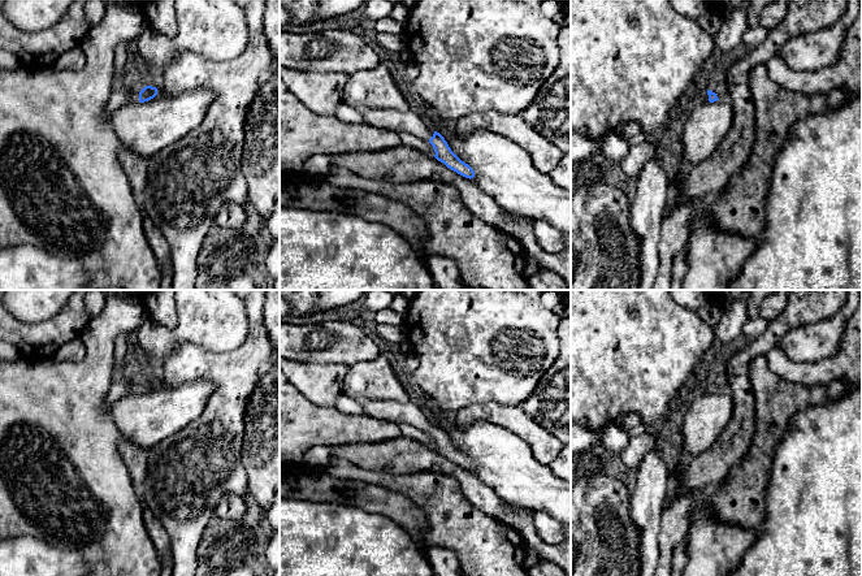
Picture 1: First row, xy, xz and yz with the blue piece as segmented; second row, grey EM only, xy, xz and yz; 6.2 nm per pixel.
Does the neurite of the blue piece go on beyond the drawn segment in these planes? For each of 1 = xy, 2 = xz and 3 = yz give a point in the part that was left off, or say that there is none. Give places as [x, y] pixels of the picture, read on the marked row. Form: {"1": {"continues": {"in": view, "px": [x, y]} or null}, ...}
{"1": {"continues": {"in": "xy", "px": [133, 98]}}, "2": {"continues": {"in": "xz", "px": [412, 121]}}, "3": {"continues": {"in": "yz", "px": [704, 95]}}}

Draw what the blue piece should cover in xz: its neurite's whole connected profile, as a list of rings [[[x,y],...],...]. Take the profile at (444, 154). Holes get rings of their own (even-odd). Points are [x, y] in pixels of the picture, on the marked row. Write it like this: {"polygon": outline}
{"polygon": [[[363,105],[358,107],[358,111],[367,125],[390,129],[397,133],[408,133],[428,140],[433,146],[434,157],[438,161],[465,178],[471,179],[475,177],[473,169],[451,151],[445,138],[432,127],[428,117],[415,105],[406,112]]]}

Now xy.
{"polygon": [[[146,86],[144,88],[142,88],[140,92],[137,94],[130,94],[129,95],[129,101],[134,103],[134,101],[148,101],[151,99],[153,99],[157,95],[157,88],[152,87],[152,86]]]}

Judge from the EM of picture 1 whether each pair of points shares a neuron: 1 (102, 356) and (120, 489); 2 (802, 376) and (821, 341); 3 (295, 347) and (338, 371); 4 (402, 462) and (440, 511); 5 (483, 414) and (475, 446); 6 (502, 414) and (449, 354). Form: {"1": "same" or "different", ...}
{"1": "same", "2": "different", "3": "different", "4": "different", "5": "different", "6": "different"}

